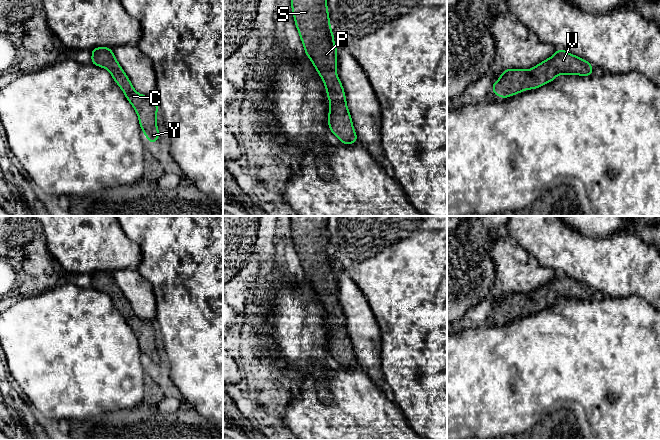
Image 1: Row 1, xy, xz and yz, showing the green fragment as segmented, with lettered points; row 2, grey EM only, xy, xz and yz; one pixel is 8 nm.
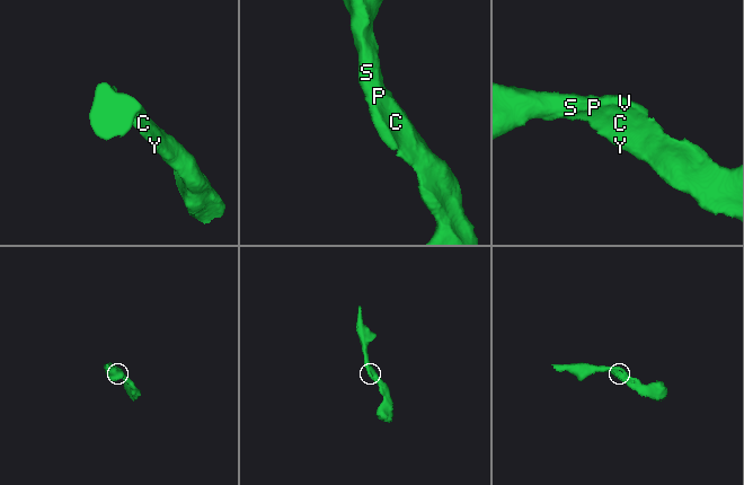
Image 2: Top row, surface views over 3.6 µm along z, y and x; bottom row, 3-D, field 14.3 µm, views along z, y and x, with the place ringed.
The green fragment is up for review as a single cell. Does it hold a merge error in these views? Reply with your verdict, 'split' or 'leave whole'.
leave whole

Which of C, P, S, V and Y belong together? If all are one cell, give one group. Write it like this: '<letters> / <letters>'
C P S V Y

